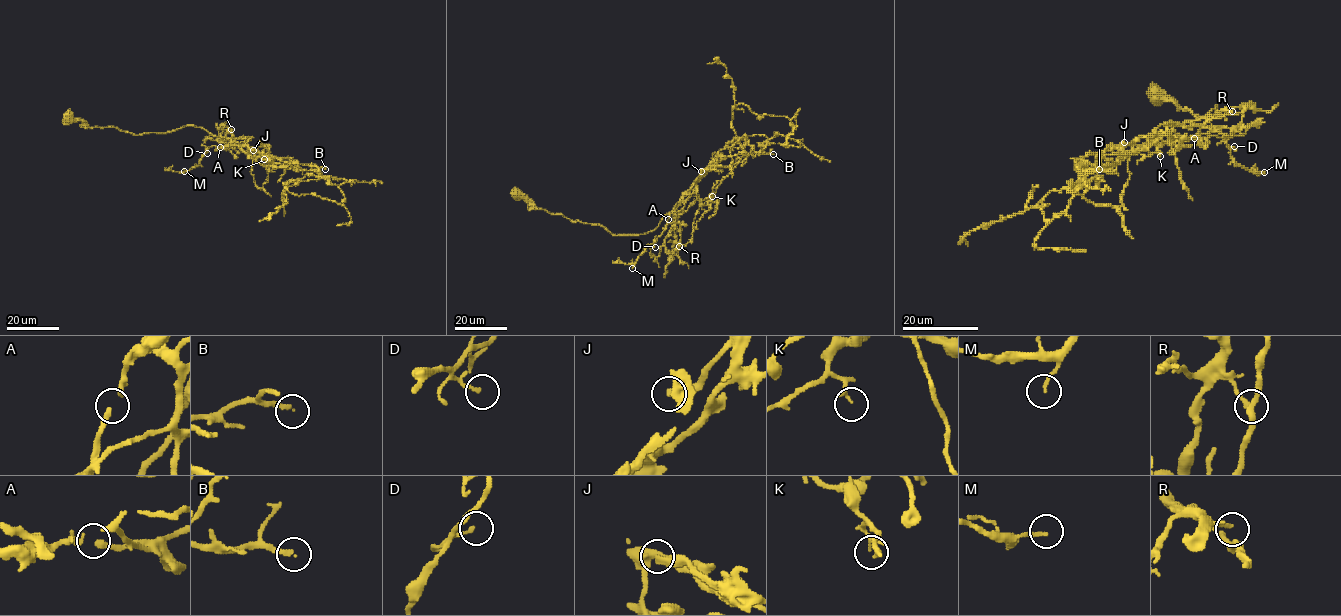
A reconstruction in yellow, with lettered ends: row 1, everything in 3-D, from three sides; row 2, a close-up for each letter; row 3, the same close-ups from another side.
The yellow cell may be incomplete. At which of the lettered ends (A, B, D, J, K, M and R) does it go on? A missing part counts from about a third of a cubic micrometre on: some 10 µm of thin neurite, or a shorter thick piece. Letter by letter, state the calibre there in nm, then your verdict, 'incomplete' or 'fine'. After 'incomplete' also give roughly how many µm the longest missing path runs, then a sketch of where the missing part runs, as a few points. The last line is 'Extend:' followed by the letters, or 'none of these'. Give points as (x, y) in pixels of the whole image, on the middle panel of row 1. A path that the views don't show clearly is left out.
A: calibre 190 nm; fine
B: calibre 200 nm; incomplete; missing 35 µm; course (773, 154), (792, 161), (798, 168), (823, 181), (833, 181), (832, 188)
D: calibre 140 nm; fine
J: calibre 380 nm; fine
K: calibre 150 nm; fine
M: calibre 150 nm; fine
R: calibre 150 nm; fine
Extend: B

